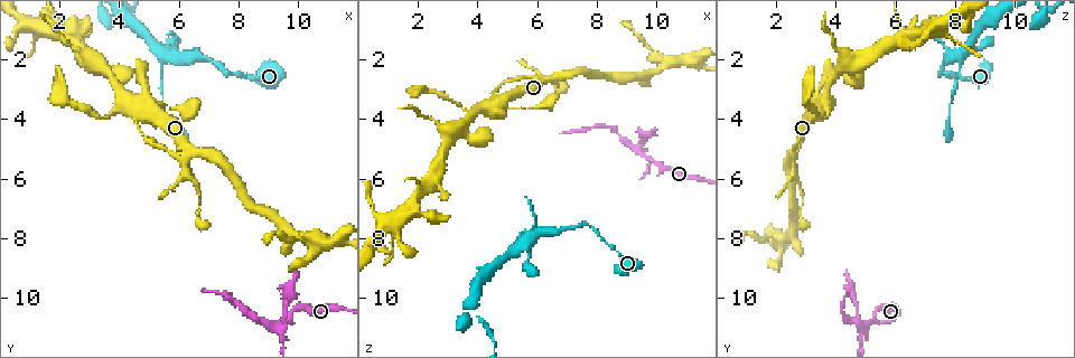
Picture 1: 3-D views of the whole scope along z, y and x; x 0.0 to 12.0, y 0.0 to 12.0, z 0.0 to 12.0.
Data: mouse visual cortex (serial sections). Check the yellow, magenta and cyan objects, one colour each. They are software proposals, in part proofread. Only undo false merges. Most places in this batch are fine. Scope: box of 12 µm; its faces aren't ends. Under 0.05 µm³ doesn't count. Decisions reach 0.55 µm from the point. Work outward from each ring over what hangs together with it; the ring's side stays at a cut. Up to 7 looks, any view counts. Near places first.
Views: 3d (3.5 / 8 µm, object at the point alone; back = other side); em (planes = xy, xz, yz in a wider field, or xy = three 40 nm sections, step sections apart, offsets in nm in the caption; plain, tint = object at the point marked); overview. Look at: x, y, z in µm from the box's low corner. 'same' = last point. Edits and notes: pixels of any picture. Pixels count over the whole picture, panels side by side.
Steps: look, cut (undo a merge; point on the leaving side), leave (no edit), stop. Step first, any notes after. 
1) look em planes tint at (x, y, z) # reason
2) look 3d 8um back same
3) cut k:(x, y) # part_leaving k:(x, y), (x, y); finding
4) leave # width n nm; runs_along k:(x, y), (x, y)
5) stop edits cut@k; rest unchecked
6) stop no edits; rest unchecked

look 3d 3.5um back at (9.3, 10.9, 5.0) # looks like a crossing

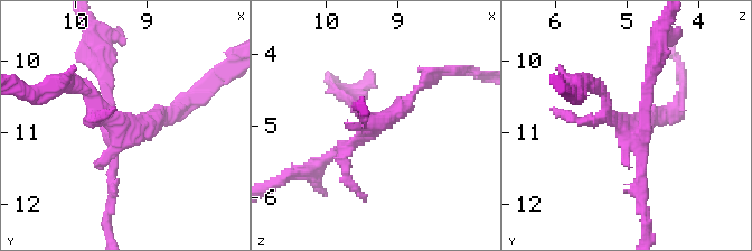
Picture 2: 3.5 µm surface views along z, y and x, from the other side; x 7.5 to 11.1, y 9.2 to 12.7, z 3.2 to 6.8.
cut 2:(648, 93) # arms 4; arm_widths 100, 150, 150, 200 nm; part_leaving 2:(636, 133), (642, 127), (659, 30); a second cell is stuck on

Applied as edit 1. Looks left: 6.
look overview

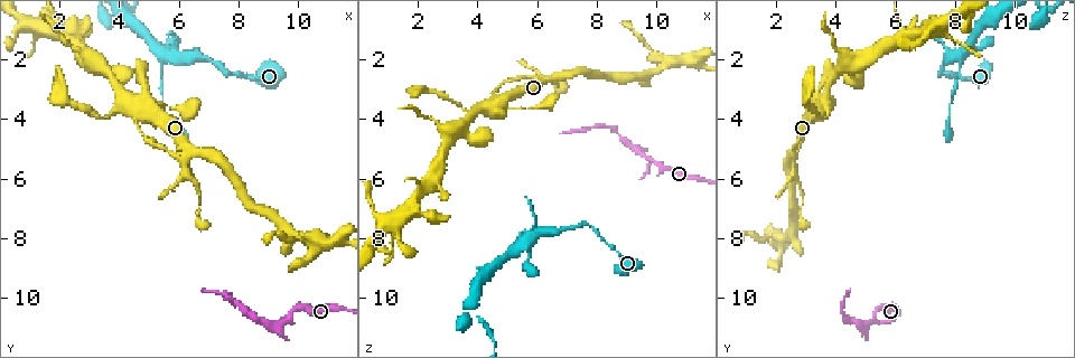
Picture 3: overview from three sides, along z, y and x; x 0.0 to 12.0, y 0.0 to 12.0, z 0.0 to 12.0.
look 3d 3.5um back at (5.5, 1.8, 8.2) # small branch off a trunk

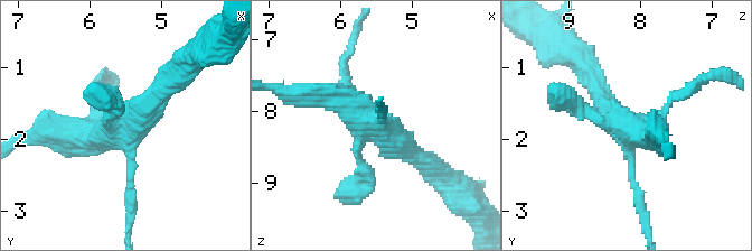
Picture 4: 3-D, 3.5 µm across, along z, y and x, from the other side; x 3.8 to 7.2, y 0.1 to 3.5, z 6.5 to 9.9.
look em xy step 1 tint at (5.60, 1.85, 8.15) # need the tissue

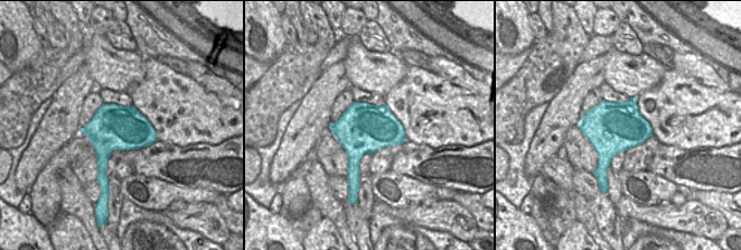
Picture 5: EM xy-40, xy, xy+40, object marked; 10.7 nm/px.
leave # width 550 nm; runs_along 4:(300, 95), (341, 98), (421, 158); one cell here

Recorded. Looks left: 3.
look 3d 3.5um back at (3.5, 4.0, 3.7) # abrupt turn

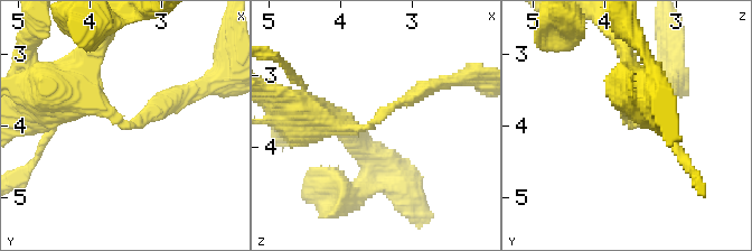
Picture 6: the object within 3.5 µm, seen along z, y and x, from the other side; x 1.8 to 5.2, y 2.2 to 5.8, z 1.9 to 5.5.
look em xy step 2 tint at (3.50, 3.95, 3.70) # arm_widths 200, 450 nm

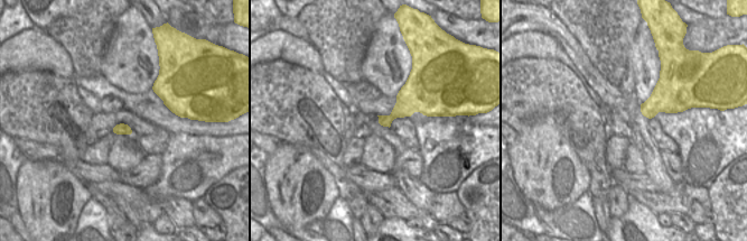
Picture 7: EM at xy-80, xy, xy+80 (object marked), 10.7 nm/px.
leave # width 120 nm; runs_along 6:(315, 119), (363, 128), (429, 87); one cell here

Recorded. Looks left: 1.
stop edits cut@2; rest unchecked

